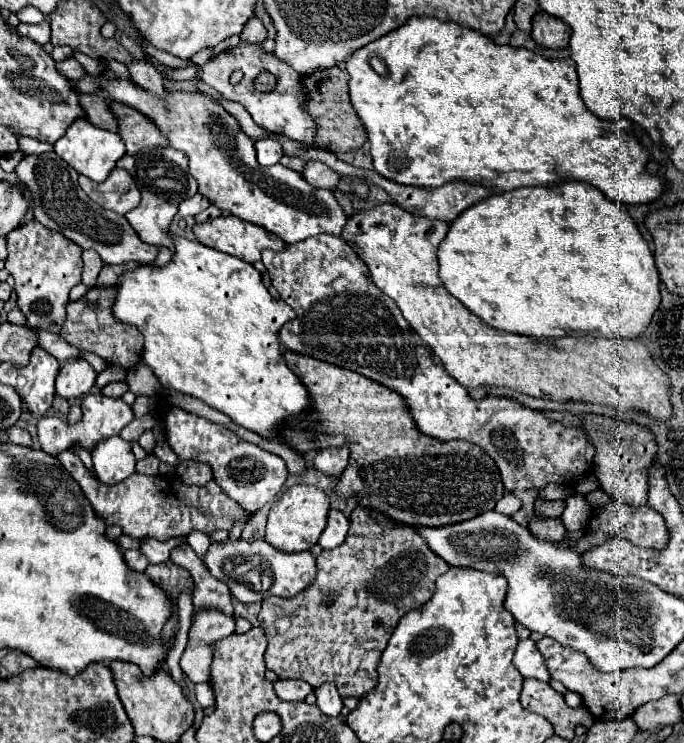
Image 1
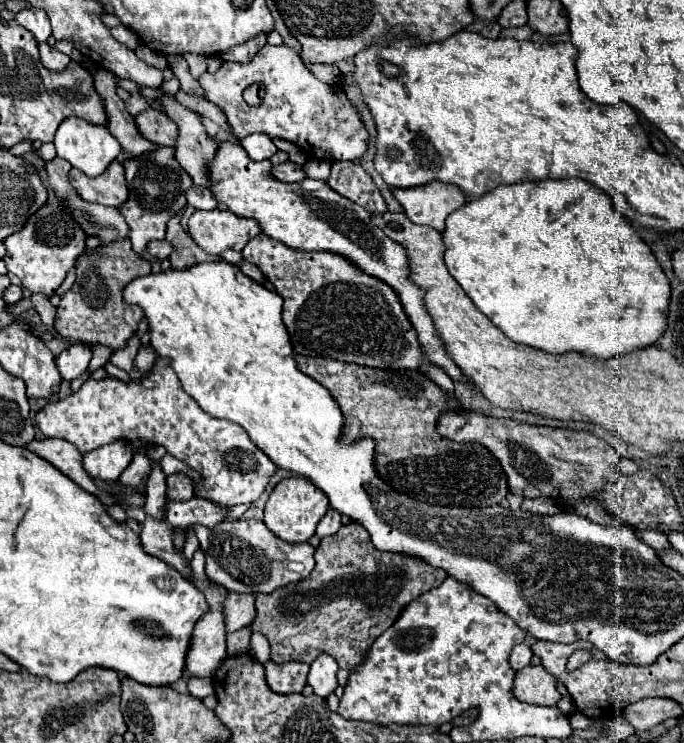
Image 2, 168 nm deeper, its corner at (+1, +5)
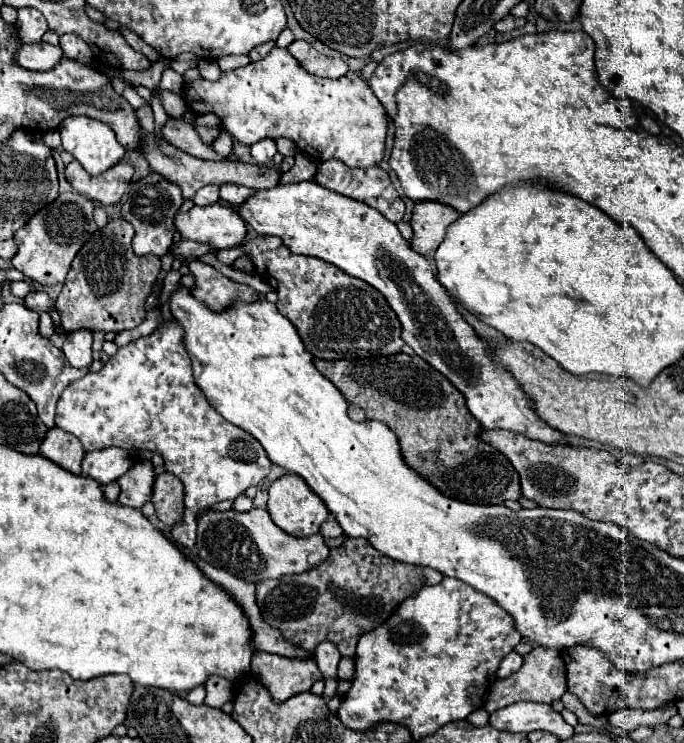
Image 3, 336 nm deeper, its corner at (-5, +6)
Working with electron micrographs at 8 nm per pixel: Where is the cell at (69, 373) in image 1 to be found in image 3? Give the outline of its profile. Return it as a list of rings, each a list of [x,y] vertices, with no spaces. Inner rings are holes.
[[[88,329],[70,331],[62,351],[72,367],[88,367],[92,363],[92,333]]]

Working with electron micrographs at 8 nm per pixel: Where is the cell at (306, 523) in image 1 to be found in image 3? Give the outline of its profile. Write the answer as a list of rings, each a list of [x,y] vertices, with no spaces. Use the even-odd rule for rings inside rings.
[[[294,473],[282,475],[280,479],[276,479],[270,489],[268,489],[268,513],[272,517],[272,521],[286,533],[294,535],[294,537],[306,537],[306,535],[314,535],[318,533],[322,521],[326,521],[326,517],[330,515],[326,505],[320,501],[320,497],[316,497],[316,493],[312,493],[308,489],[308,485],[304,483],[302,477],[296,477]]]

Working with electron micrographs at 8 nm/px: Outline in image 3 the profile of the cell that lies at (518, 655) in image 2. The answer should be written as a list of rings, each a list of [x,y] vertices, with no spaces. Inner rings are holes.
[[[510,651],[510,653],[502,659],[502,663],[500,663],[498,671],[496,671],[498,679],[506,679],[506,677],[510,677],[512,673],[516,673],[516,671],[520,669],[520,665],[522,665],[522,655],[518,655],[516,651]]]

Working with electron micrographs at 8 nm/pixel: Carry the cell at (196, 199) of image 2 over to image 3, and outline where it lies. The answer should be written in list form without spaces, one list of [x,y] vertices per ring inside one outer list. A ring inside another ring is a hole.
[[[206,185],[206,187],[202,187],[202,189],[194,195],[194,203],[200,205],[200,207],[214,205],[214,203],[218,203],[218,199],[220,199],[220,193],[218,193],[218,187],[216,187],[216,185]]]

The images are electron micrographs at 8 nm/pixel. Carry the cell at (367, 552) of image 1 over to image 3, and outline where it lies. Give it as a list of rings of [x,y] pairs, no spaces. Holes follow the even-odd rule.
[[[348,537],[344,545],[338,549],[332,549],[328,559],[322,561],[318,567],[308,569],[300,575],[284,575],[278,579],[256,583],[256,599],[264,621],[280,629],[280,633],[288,637],[288,641],[292,641],[294,645],[314,651],[320,641],[334,641],[342,655],[354,657],[360,635],[364,635],[368,629],[374,629],[376,625],[386,621],[386,617],[390,617],[406,597],[410,597],[424,585],[436,585],[440,581],[442,581],[442,573],[434,569],[392,561],[390,557],[384,557],[382,553],[378,553],[366,539]]]

